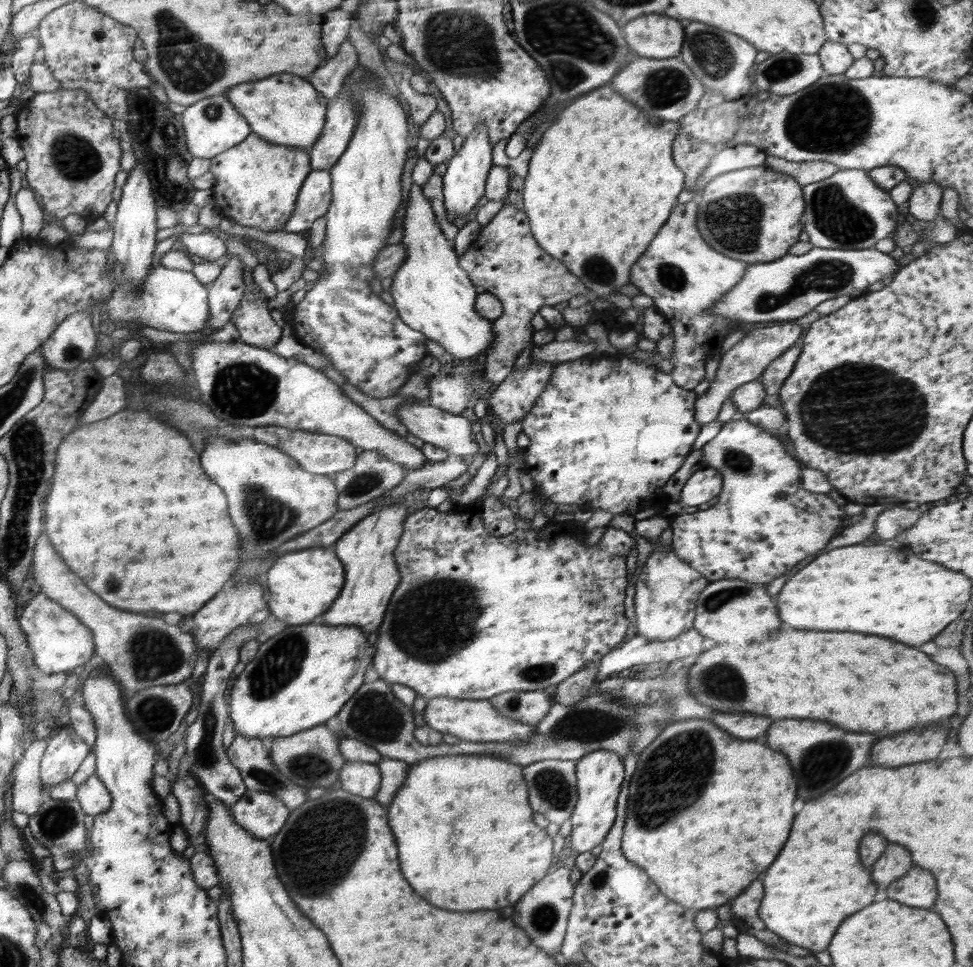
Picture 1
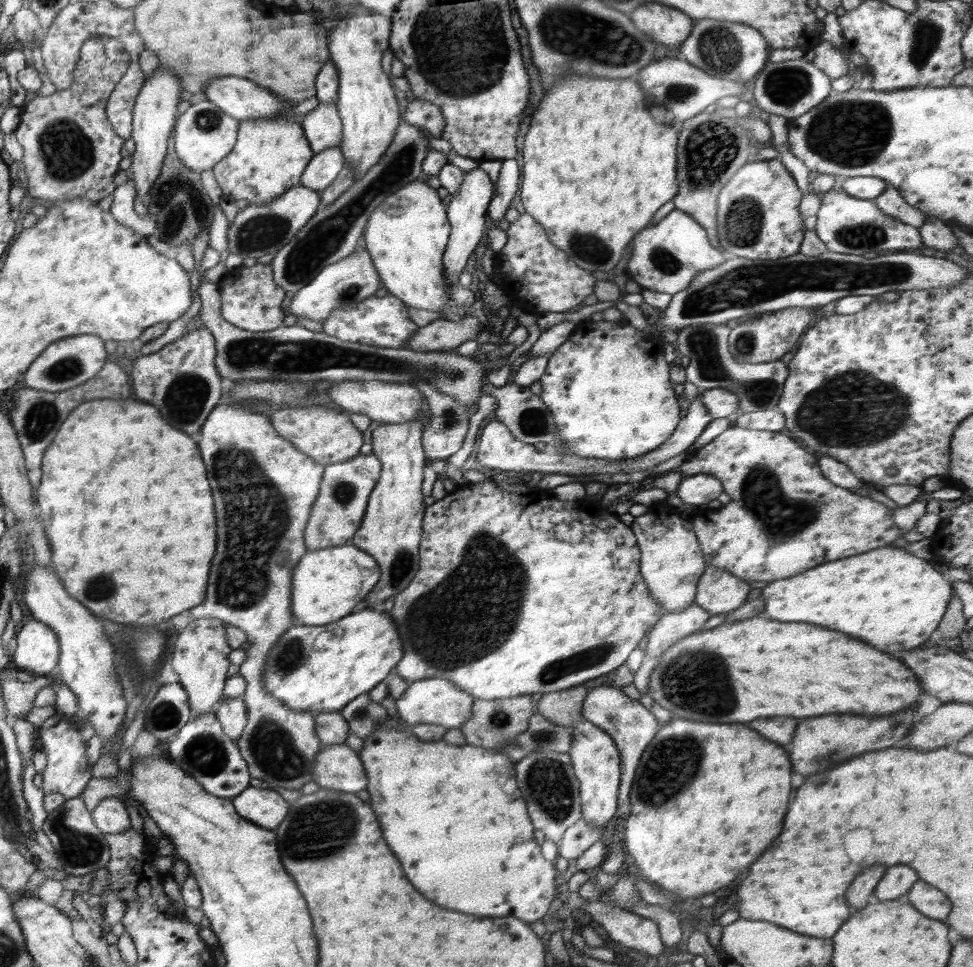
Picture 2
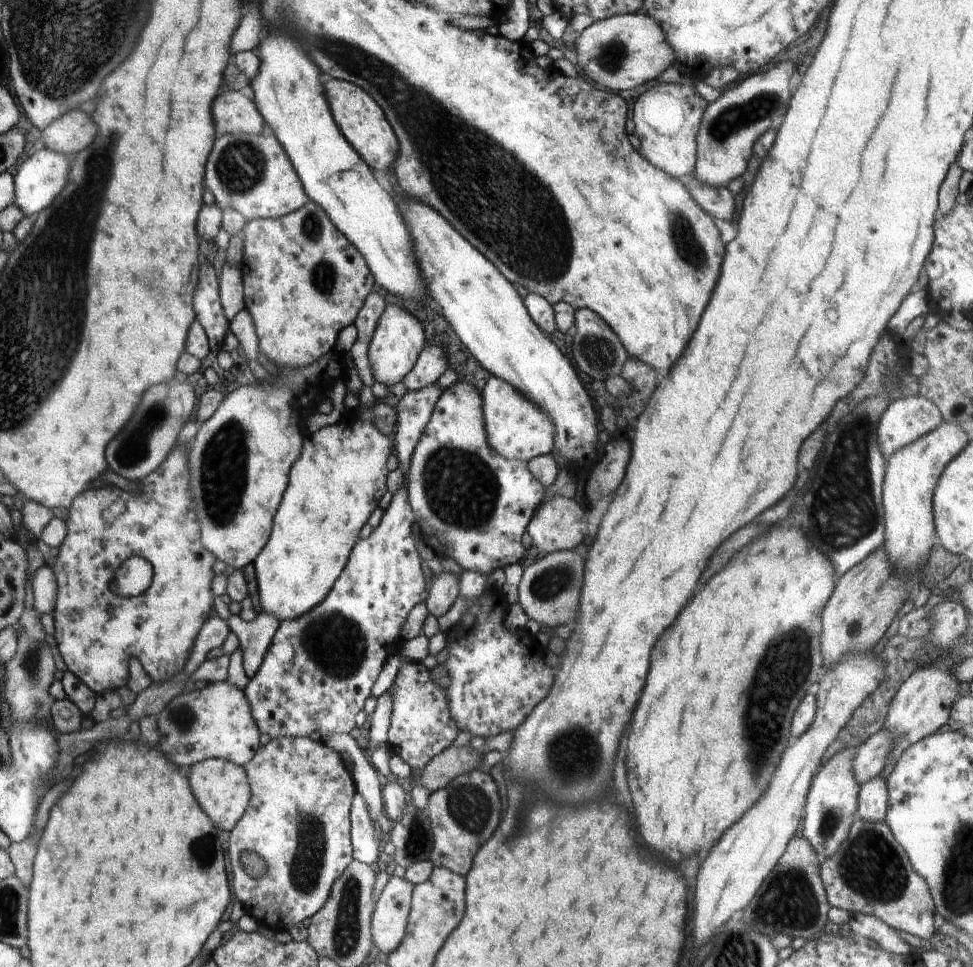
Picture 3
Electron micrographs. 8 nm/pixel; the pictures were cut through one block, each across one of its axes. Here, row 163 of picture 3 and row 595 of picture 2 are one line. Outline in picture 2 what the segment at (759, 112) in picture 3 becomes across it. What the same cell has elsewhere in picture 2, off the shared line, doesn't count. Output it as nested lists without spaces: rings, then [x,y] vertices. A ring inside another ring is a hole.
[[[706,566],[697,584],[695,603],[711,616],[726,614],[746,603],[750,583],[732,572],[716,566]]]

